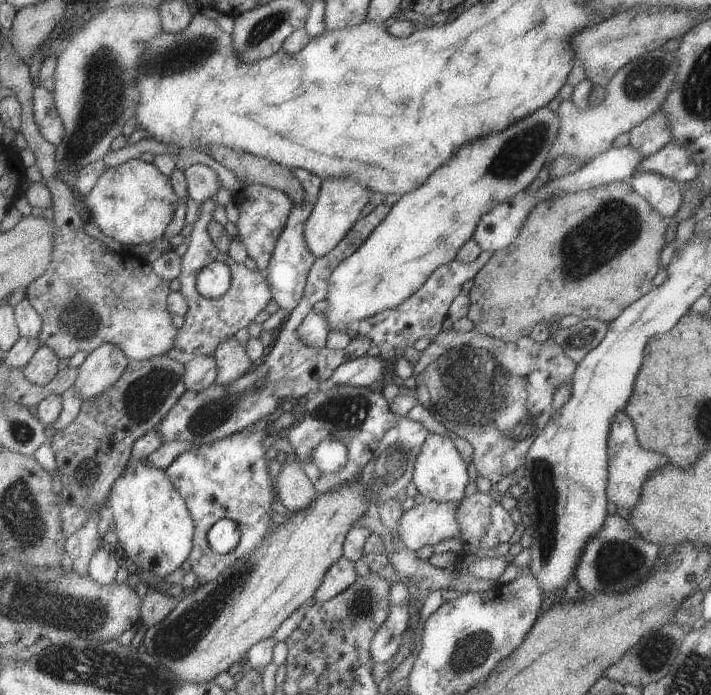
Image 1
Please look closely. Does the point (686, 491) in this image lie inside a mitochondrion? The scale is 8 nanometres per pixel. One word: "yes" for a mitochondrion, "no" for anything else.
no

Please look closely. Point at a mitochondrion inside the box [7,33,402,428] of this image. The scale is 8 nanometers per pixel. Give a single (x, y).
(107, 77)

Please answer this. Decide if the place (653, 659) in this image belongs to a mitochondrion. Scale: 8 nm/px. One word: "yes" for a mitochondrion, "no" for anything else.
yes

